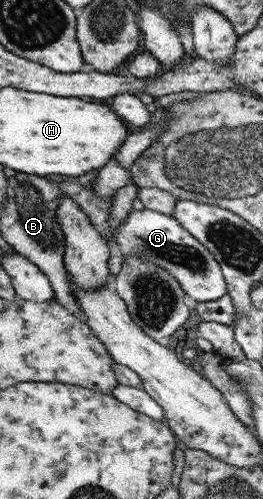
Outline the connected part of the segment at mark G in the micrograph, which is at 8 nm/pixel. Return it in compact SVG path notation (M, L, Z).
M132 210L113 233L117 248L126 258L137 253L162 269L168 269L181 282L193 302L216 301L226 296L226 280L221 264L202 242L193 236L176 218L154 210Z

